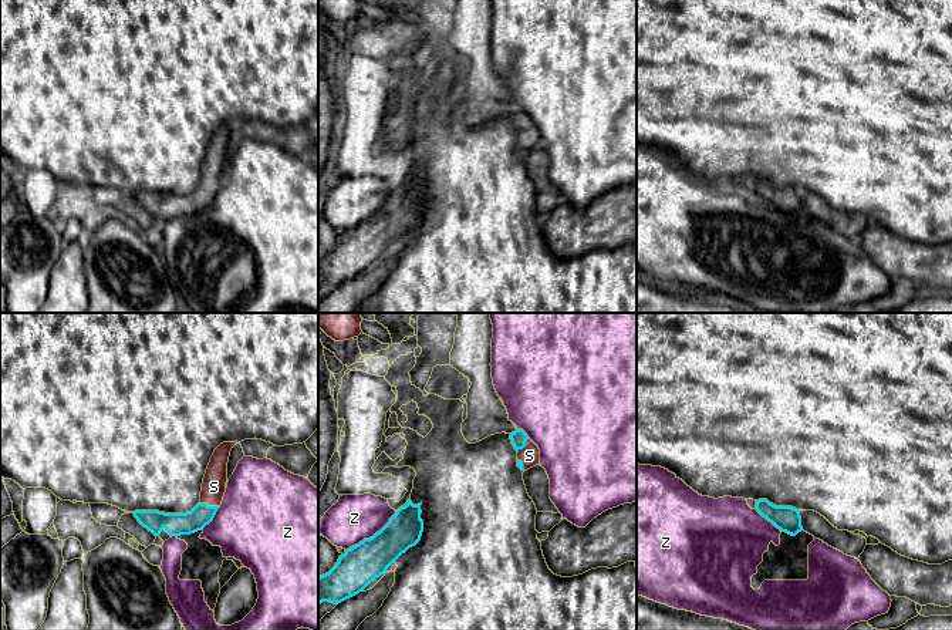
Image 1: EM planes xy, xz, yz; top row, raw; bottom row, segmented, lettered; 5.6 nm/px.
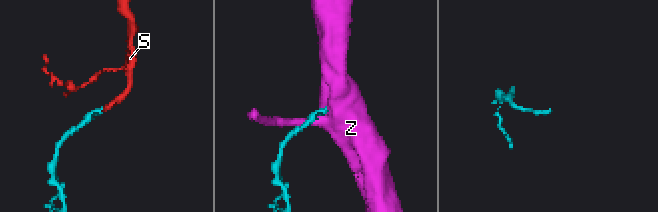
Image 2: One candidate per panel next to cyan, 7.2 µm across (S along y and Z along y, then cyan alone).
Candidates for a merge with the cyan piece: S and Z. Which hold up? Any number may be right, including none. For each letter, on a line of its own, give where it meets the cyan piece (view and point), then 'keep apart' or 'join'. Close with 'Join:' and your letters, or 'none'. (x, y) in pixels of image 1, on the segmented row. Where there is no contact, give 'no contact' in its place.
S: meets cyan in xy at (208, 505); join
Z: meets cyan in xz at (372, 536); keep apart
Join: S

